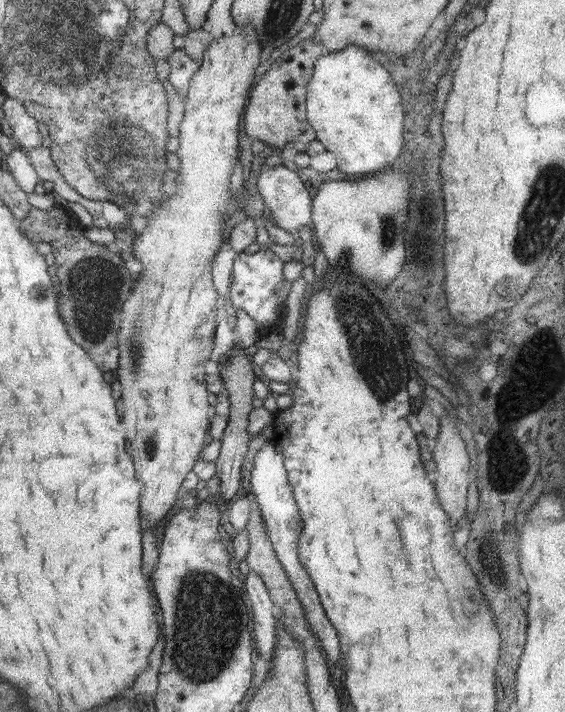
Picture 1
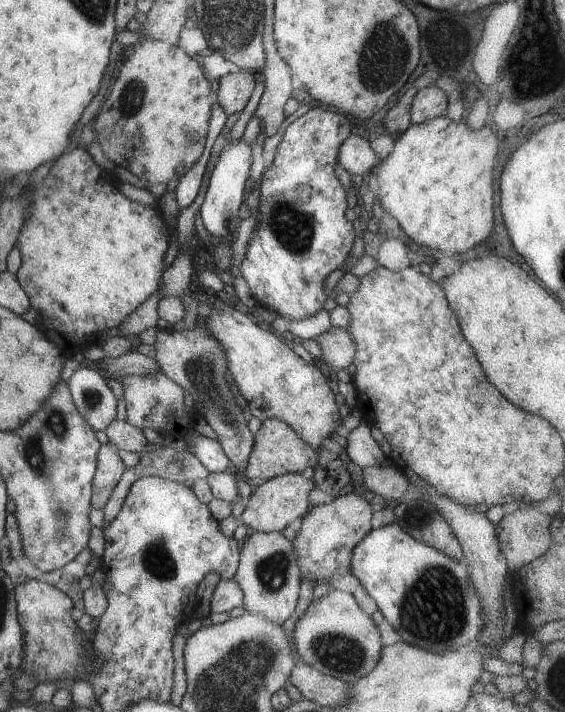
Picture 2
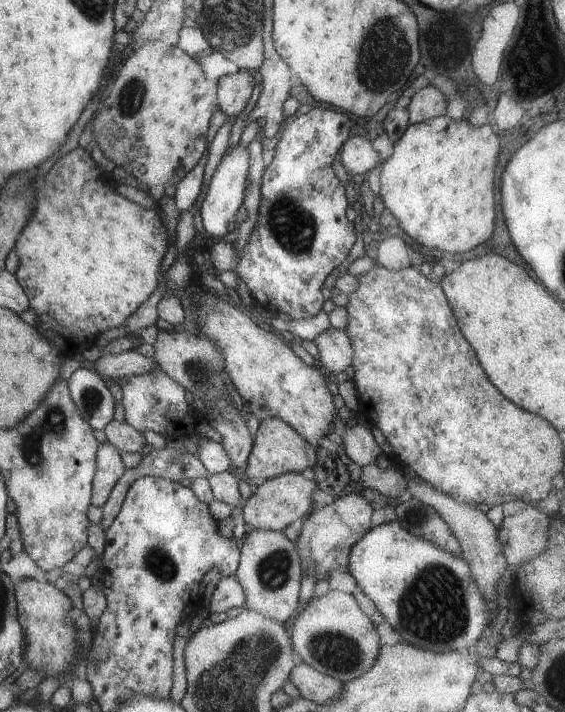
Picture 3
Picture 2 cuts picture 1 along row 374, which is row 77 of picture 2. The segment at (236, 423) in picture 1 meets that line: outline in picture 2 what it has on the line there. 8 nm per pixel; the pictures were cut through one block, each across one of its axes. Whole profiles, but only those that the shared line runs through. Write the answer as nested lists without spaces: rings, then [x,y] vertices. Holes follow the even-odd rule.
[[[246,69],[238,73],[228,73],[219,78],[217,100],[228,116],[244,109],[256,83],[254,75]]]

